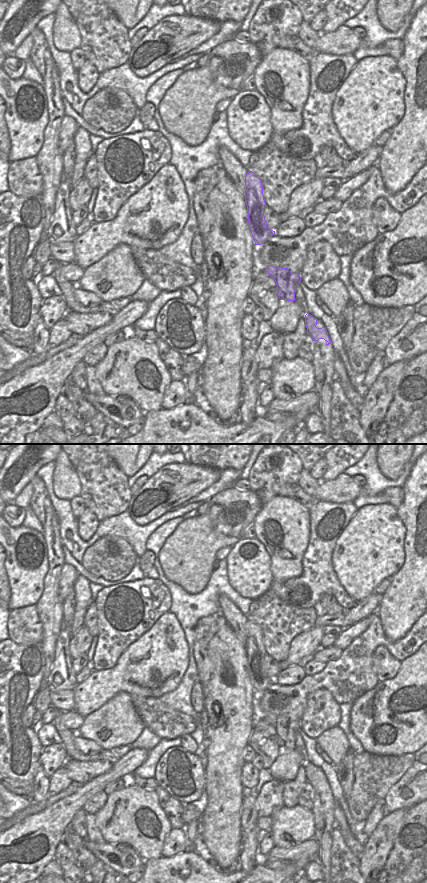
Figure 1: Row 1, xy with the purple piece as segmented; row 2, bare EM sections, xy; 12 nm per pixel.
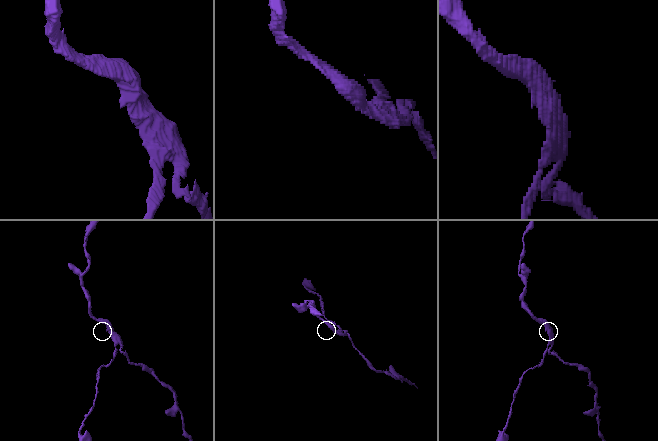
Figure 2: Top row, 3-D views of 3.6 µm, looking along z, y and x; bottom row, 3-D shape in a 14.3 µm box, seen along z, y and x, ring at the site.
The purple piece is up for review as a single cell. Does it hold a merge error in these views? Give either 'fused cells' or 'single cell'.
fused cells

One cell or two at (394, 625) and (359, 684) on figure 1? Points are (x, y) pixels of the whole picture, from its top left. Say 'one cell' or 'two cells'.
two cells

